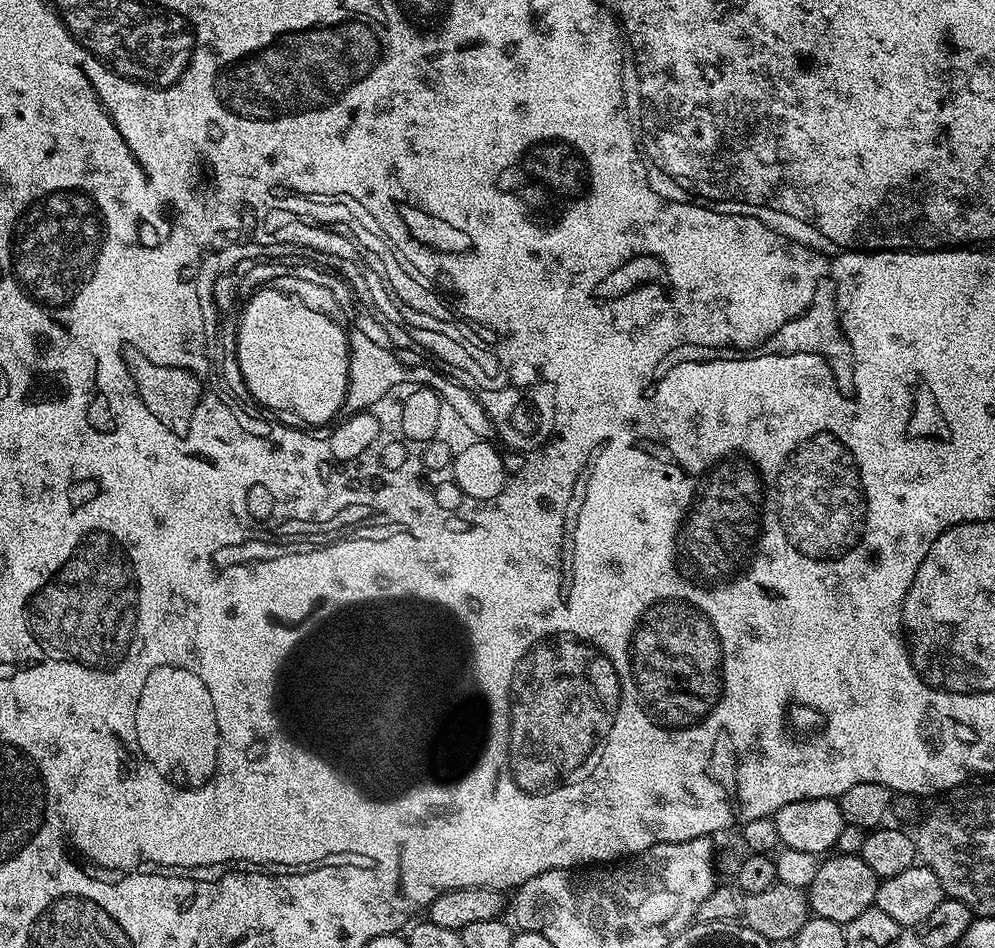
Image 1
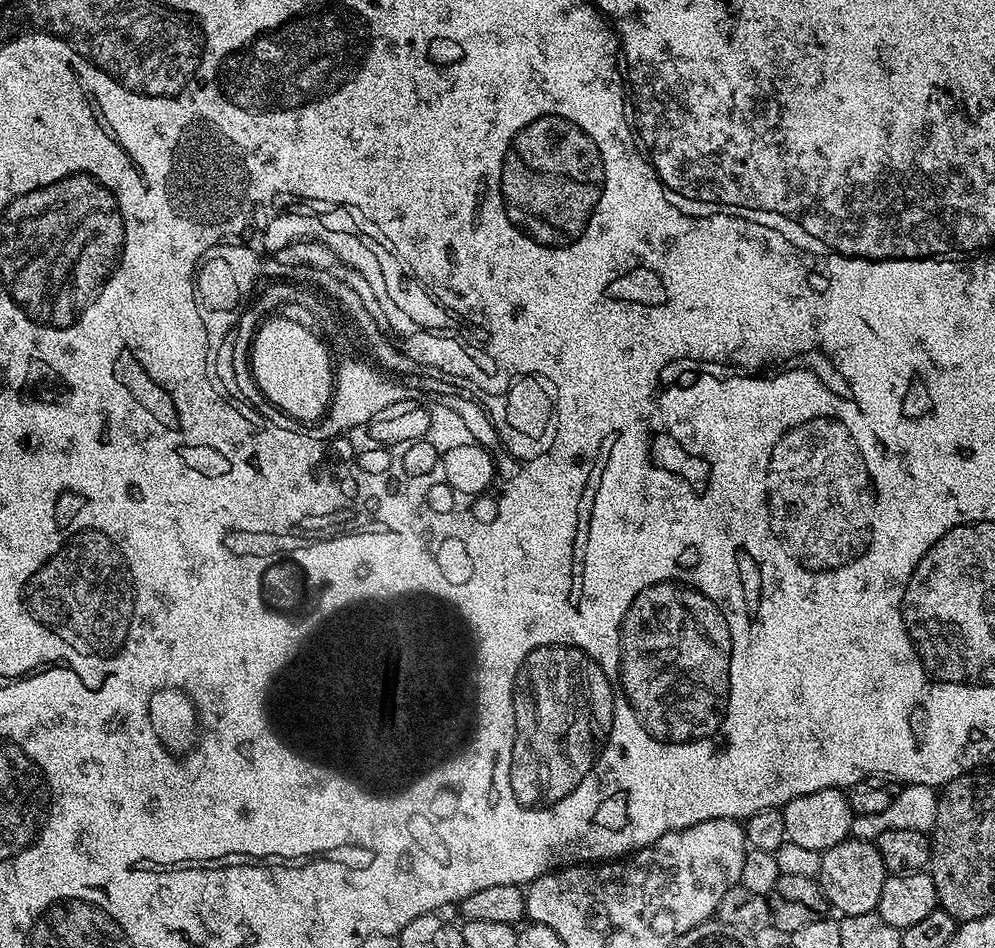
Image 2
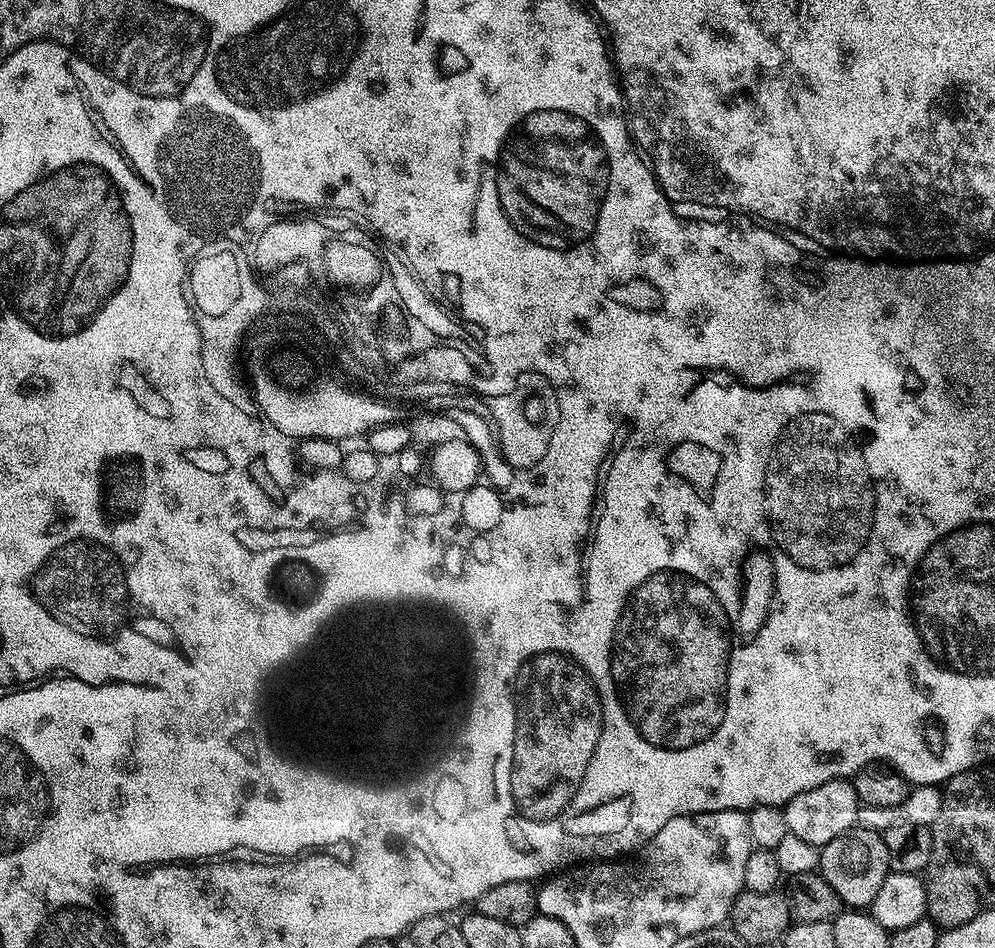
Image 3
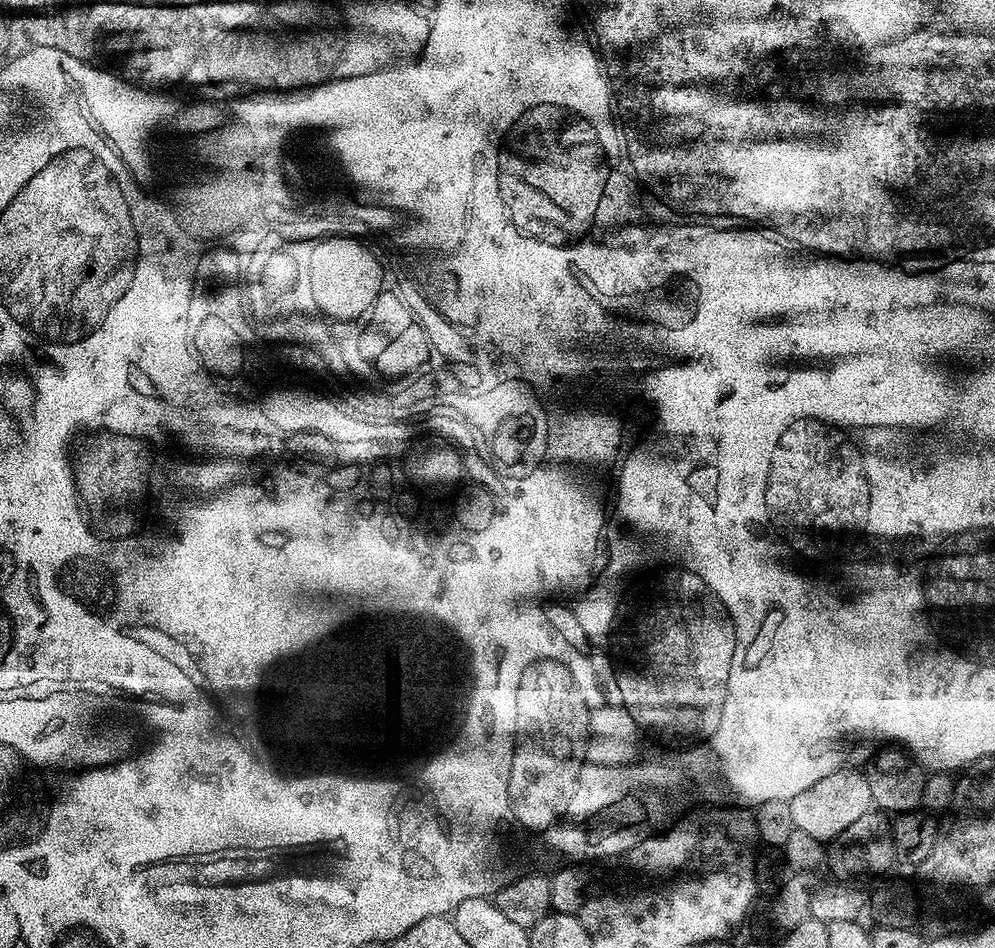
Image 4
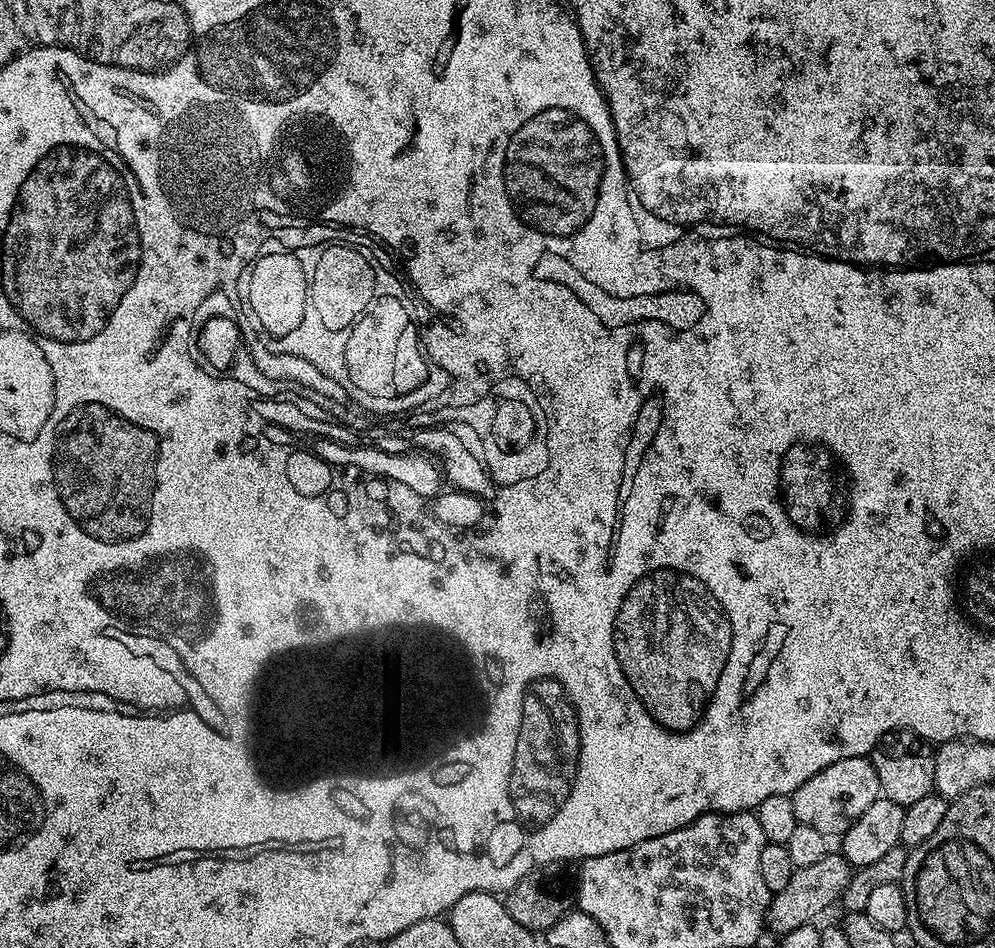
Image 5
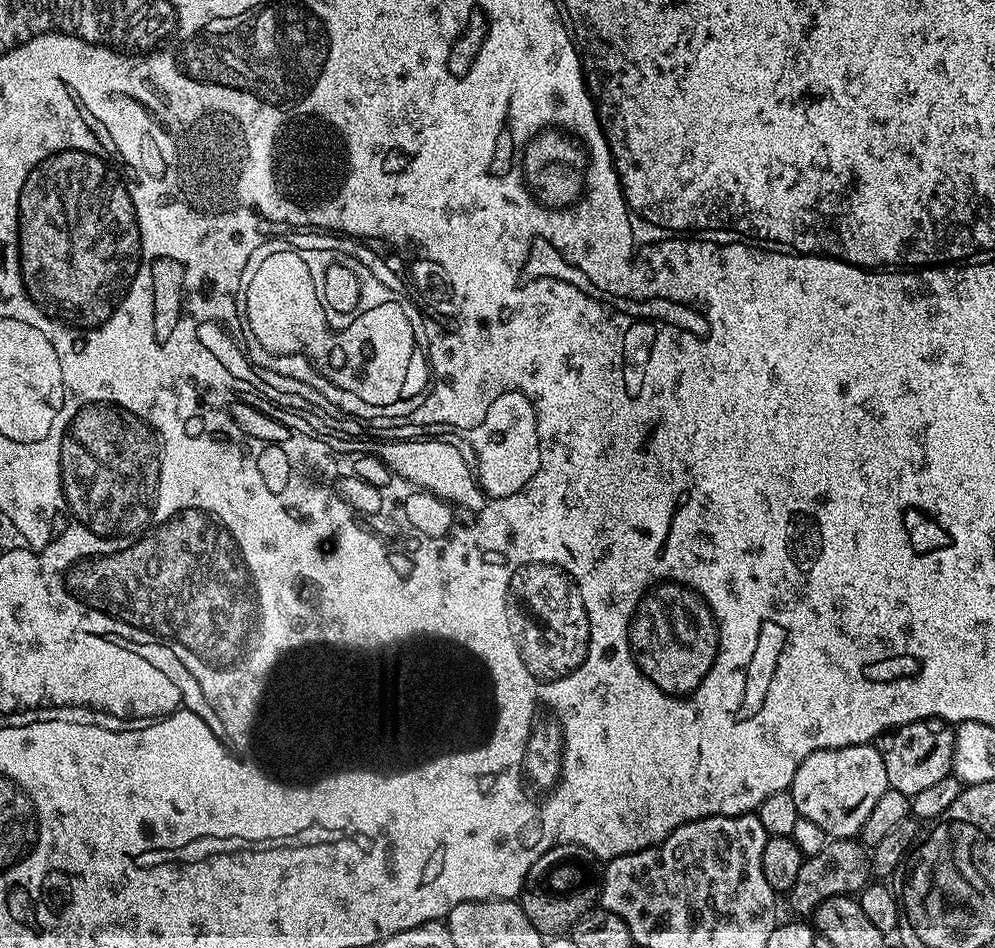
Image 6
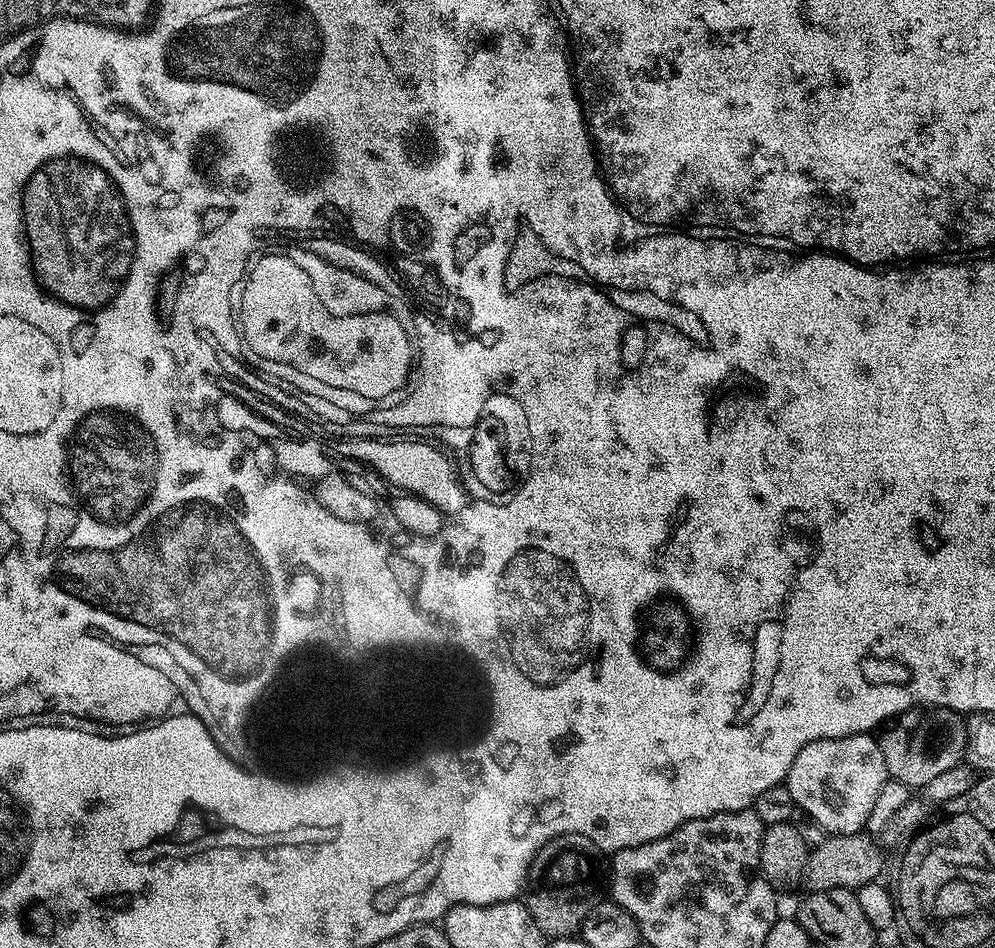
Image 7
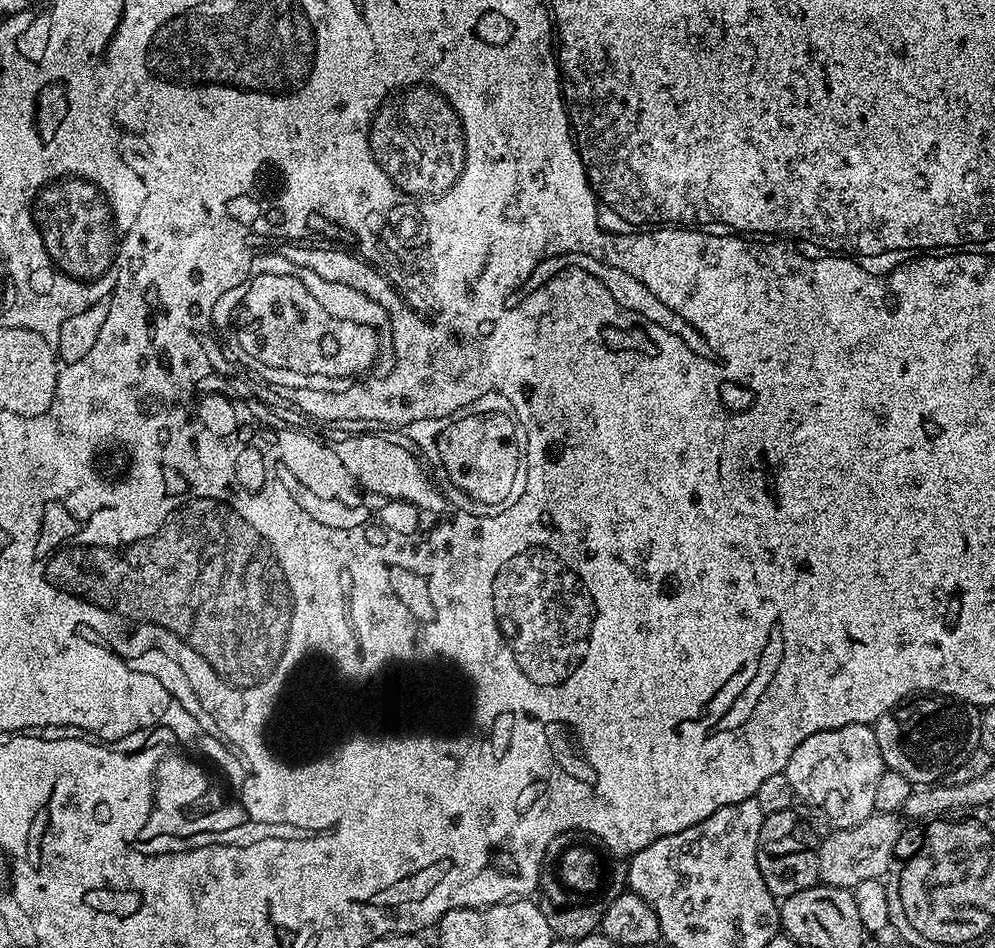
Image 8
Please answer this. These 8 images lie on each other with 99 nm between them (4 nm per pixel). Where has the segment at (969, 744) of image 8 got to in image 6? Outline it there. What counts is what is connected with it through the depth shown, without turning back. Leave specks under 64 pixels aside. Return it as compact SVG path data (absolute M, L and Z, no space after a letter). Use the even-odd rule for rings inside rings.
M915 720L901 724L891 734L879 741L882 762L886 762L886 778L889 788L912 797L934 782L942 782L952 771L954 738L956 729L946 720Z

